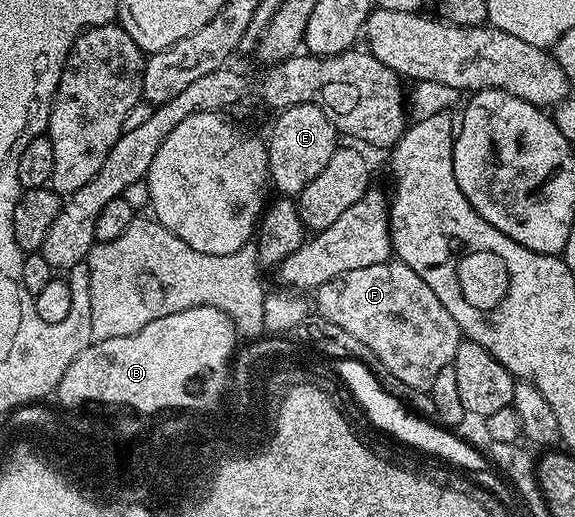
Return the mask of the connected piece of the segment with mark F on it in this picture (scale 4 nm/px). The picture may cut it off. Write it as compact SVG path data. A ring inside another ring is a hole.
M389 261L378 265L366 265L366 269L350 269L350 273L342 273L334 277L329 283L315 288L315 310L322 317L334 321L334 325L342 325L346 333L358 337L370 353L374 353L377 364L385 367L402 385L410 385L415 391L429 392L434 385L434 377L447 366L452 365L452 358L456 355L462 336L454 317L446 313L446 305L438 301L434 289L410 269L410 265L399 261Z

